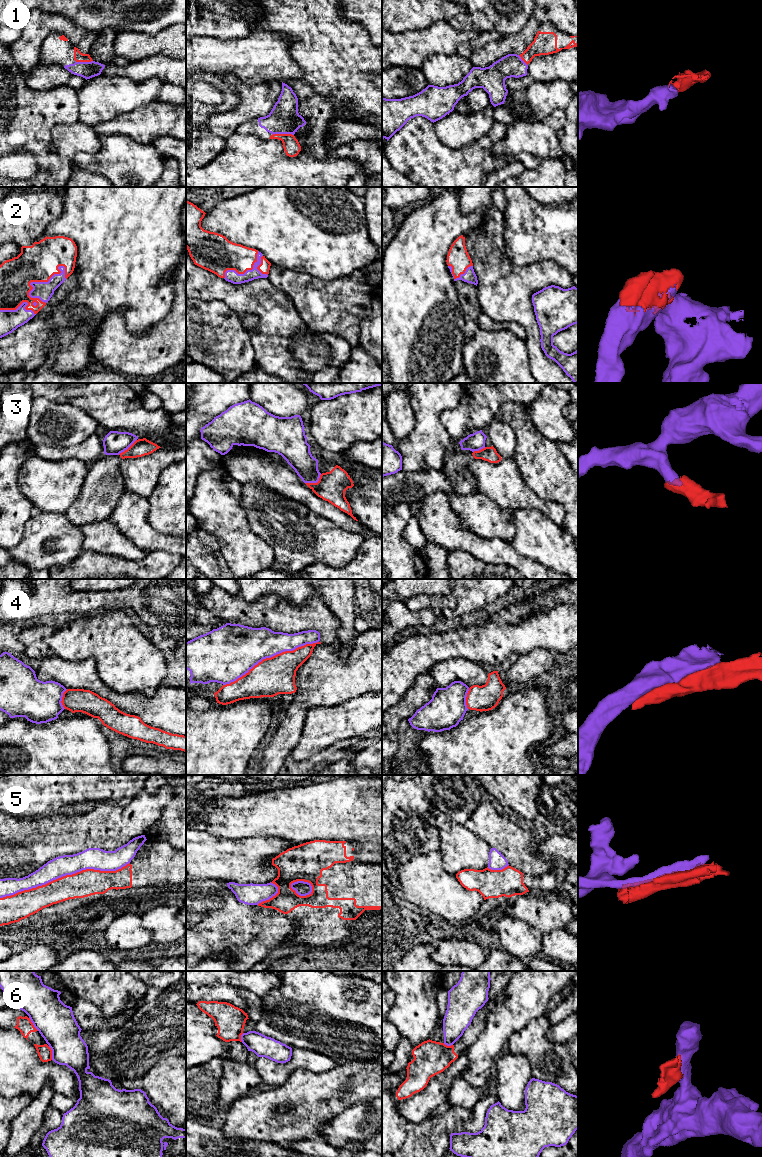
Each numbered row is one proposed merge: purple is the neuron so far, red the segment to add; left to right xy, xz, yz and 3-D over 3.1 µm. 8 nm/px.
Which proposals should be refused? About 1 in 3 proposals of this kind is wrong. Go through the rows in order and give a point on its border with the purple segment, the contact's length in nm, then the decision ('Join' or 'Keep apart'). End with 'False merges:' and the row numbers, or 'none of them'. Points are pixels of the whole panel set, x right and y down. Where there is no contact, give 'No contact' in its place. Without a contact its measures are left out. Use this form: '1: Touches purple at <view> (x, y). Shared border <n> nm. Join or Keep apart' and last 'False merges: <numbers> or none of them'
1: Touches purple at xz (282, 133). Shared border 180 nm. Join
2: Touches purple at xy (45, 282). Shared border 380 nm. Join
3: Touches purple at xz (314, 482). Shared border 150 nm. Keep apart
4: Touches purple at xz (270, 657). Shared border 850 nm. Keep apart
5: Touches purple at xy (64, 875). Shared border 1100 nm. Keep apart
6: Touches purple at xy (52, 1053). Shared border 120 nm. Keep apart
False merges: 3, 4, 5, 6

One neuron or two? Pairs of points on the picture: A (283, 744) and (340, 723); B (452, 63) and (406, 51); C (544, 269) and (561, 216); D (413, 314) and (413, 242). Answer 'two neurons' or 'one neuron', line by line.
A: two neurons
B: two neurons
C: two neurons
D: one neuron

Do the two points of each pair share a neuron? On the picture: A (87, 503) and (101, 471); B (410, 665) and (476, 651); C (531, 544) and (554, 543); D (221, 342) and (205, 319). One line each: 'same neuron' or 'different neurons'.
A: same neuron
B: same neuron
C: same neuron
D: same neuron

